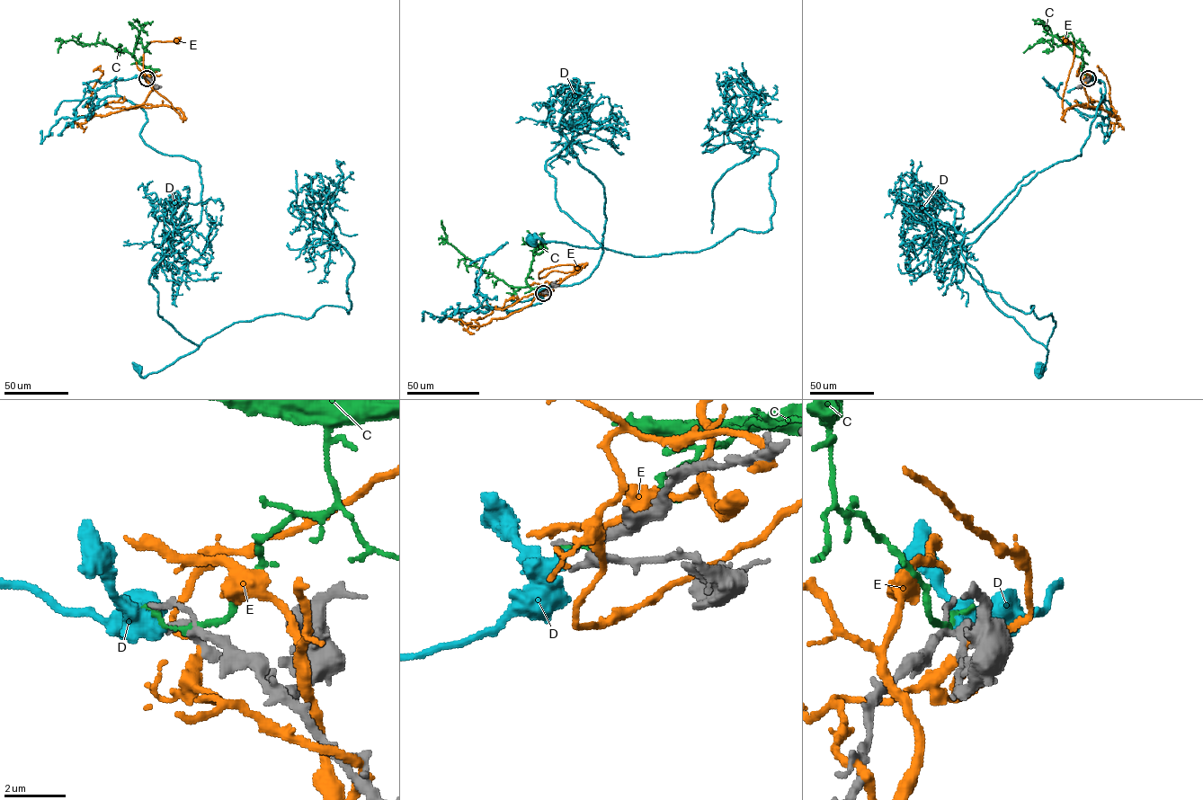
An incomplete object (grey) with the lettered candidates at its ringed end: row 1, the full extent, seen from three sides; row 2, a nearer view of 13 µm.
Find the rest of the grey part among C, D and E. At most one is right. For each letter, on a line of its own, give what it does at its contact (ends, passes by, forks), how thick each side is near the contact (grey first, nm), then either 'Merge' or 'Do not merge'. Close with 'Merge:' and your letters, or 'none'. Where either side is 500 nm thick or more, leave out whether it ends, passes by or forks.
C: It passes by. Thickness 280 nm (grey) against 150 nm. Do not merge
D: Thickness 280 nm (grey) against 700 nm. Do not merge
E: It passes by. Thickness 240 nm (grey) against 260 nm. Do not merge
Merge: none

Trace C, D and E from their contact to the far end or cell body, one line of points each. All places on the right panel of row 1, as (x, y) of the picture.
C: (1087, 78), (1082, 73), (1082, 51), (1074, 44), (1058, 46), (1047, 40), (1035, 43), (1023, 52)
D: (1088, 78), (1106, 93), (1081, 155), (1038, 172), (964, 249), (991, 302), (1046, 347), (1038, 377), (1039, 367)
E: (1087, 79), (1082, 84), (1088, 106), (1068, 108), (1062, 120), (1063, 94), (1074, 50), (1073, 45), (1065, 40)

